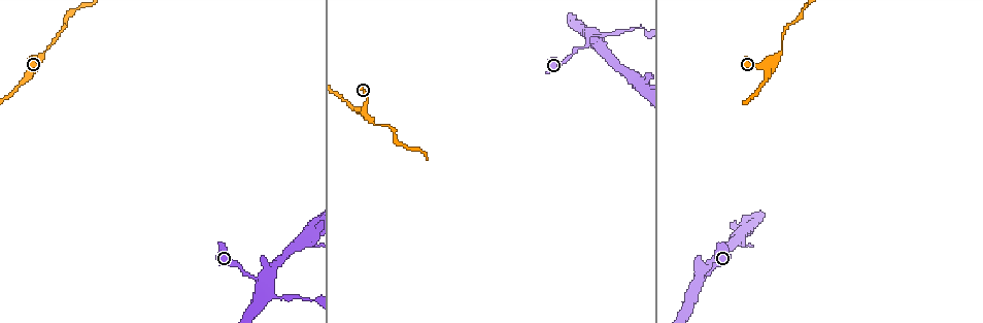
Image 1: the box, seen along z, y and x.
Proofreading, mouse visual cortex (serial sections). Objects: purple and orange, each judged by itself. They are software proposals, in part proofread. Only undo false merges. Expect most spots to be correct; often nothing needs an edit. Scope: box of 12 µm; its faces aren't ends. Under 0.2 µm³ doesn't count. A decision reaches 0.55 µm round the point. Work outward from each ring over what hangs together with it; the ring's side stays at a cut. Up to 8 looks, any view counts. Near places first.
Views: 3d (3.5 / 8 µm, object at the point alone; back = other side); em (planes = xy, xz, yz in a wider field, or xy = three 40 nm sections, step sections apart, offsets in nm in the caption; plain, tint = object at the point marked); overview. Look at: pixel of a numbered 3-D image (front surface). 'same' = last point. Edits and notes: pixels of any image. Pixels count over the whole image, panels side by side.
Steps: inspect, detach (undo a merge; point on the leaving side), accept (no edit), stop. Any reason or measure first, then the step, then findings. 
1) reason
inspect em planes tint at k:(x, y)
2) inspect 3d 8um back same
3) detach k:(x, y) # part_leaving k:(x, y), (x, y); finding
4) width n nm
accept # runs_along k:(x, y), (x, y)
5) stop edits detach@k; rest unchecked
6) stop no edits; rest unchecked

thick turns thin
inspect 3d 8um at 1:(782, 40)

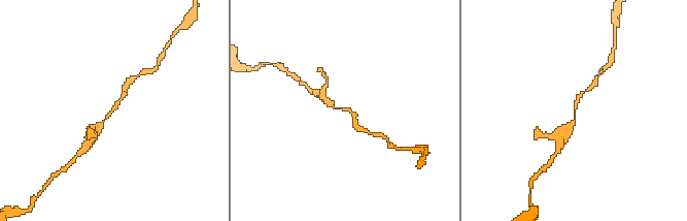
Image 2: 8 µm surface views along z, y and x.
now the EM
inspect em xy step 2 tint at 2:(575, 110)

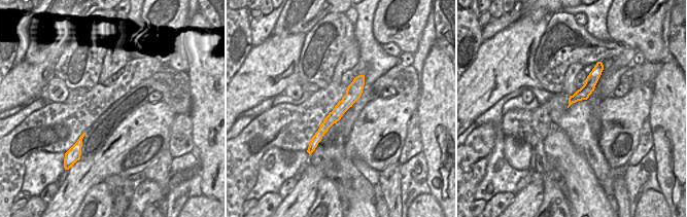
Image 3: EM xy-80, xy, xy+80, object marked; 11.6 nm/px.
accept # runs_along 3:(362, 77), (352, 96), (314, 143); all the same cell

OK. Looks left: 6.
a fork
inspect 3d 8um at 1:(698, 280)

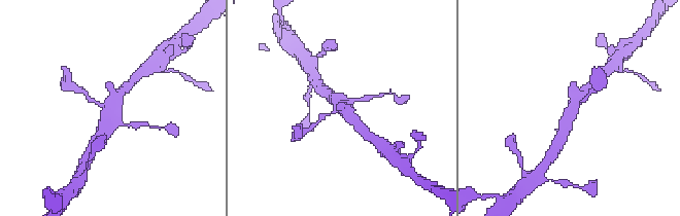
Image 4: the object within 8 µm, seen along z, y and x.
need the tissue
inspect em xy step 2 tint at 4:(105, 107)

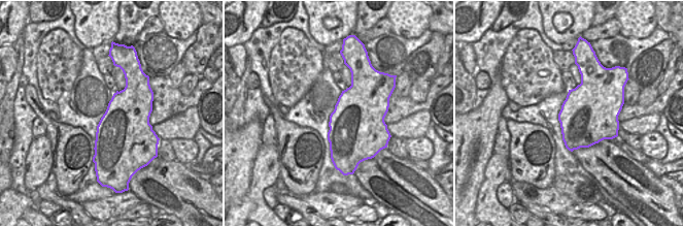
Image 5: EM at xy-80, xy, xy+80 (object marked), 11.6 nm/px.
accept # runs_along 4:(84, 94), (107, 107), (125, 88); continuous, no second cell

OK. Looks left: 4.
branch point
inspect 3d 3.5um at 1:(738, 237)

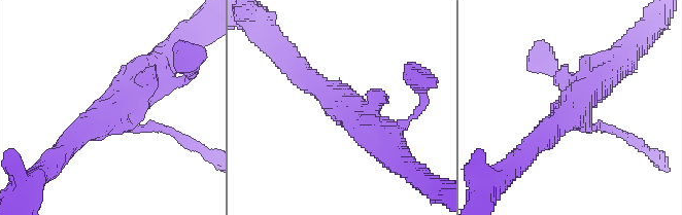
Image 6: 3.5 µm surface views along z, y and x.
arms 3; arm_widths 150, 350, 500 nm
inspect em xy step 3 tint at 6:(344, 106)

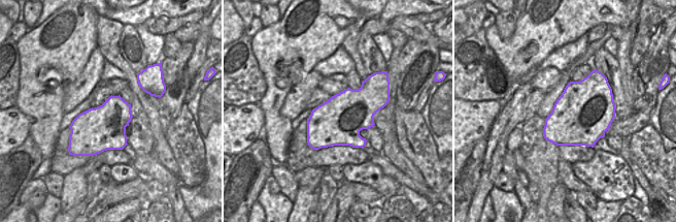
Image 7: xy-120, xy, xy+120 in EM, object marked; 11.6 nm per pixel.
accept # runs_along 6:(300, 68), (303, 76), (388, 144); continuous, no second cell

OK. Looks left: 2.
stop no edits; rest unchecked

